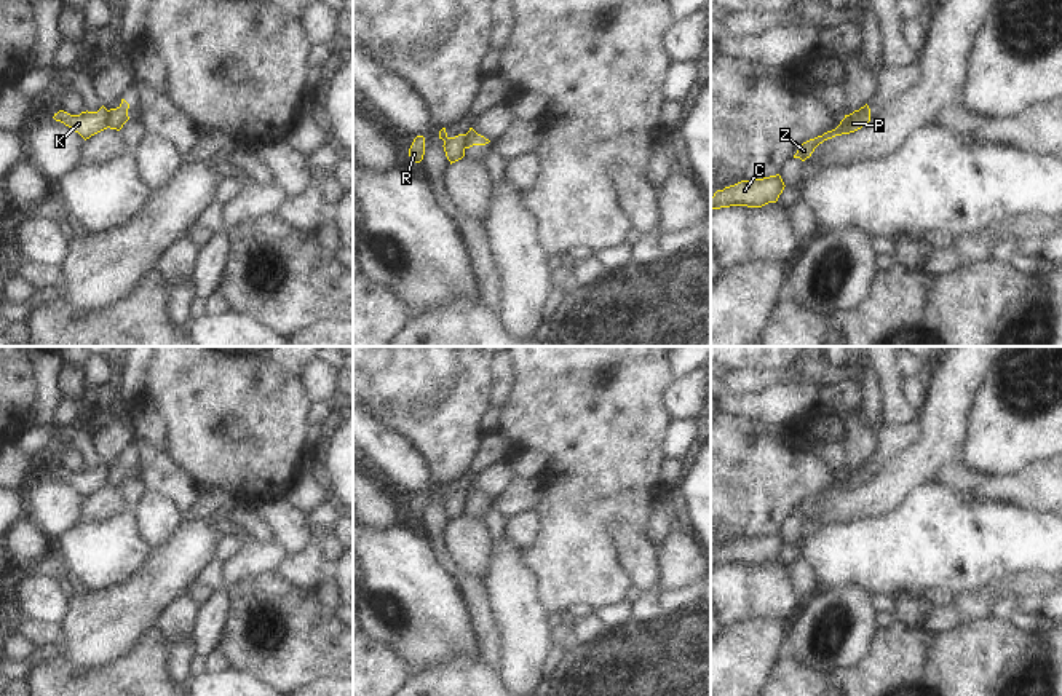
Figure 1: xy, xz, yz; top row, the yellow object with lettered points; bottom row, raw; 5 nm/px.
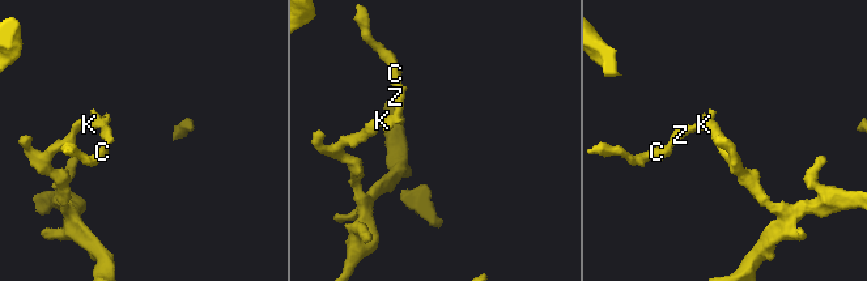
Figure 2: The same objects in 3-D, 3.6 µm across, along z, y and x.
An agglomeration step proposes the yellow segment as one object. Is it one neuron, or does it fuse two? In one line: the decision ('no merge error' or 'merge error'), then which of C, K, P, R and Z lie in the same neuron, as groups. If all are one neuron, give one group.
merge error | C P Z / K R

